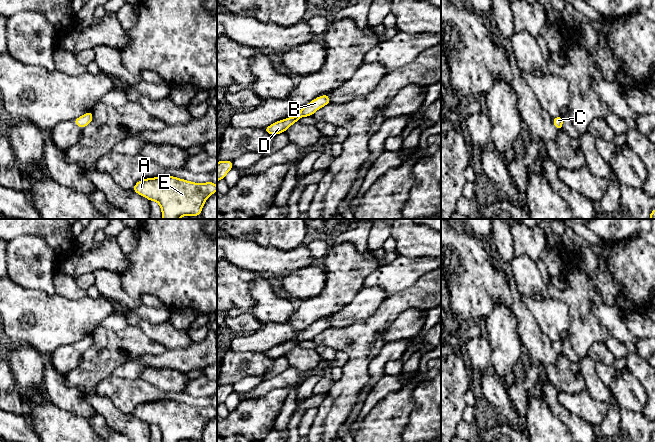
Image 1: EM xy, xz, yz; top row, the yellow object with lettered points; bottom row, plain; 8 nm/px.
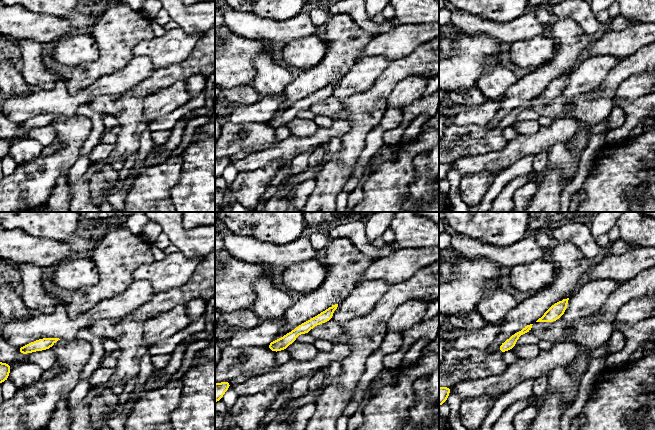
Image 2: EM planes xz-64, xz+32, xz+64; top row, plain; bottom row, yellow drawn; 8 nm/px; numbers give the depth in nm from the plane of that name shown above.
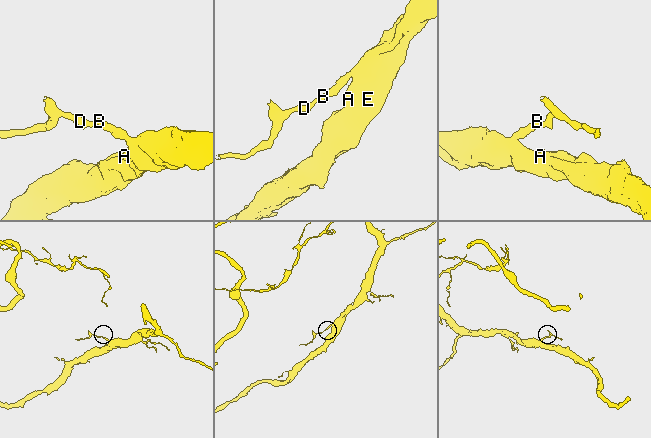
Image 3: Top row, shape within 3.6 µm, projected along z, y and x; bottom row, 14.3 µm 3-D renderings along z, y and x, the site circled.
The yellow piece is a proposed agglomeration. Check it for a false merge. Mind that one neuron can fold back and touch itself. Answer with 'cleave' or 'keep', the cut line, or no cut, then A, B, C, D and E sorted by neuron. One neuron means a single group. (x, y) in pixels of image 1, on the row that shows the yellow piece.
keep; cut none; groups A B C D E

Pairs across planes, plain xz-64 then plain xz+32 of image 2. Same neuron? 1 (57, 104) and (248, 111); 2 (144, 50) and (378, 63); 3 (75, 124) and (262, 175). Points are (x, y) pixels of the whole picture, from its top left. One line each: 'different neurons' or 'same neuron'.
1: same neuron
2: different neurons
3: same neuron

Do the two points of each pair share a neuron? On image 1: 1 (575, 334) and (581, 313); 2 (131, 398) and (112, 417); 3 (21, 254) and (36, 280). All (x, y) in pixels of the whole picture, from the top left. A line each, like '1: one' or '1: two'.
1: one
2: two
3: one

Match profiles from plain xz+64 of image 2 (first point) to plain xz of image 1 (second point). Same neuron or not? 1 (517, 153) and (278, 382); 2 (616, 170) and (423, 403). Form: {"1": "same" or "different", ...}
{"1": "same", "2": "different"}

